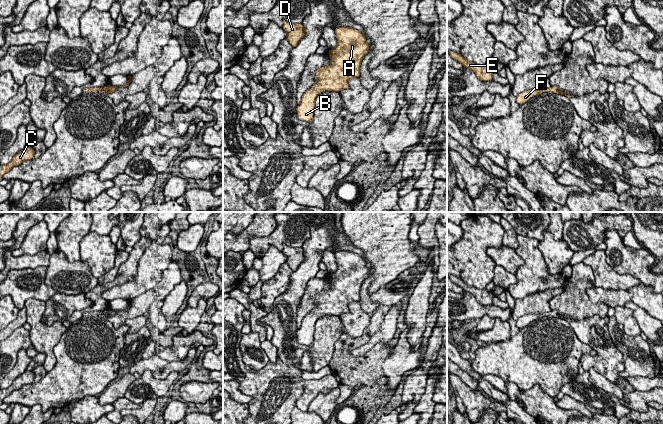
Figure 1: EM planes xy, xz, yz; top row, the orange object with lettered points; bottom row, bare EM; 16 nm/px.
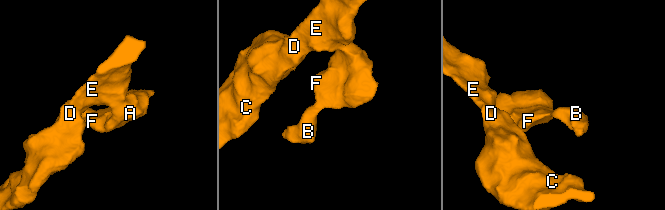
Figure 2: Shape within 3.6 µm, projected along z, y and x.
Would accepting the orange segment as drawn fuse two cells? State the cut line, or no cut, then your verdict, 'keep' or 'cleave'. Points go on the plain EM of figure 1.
no cut; keep

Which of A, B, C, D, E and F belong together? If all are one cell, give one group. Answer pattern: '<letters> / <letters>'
A B C D E F

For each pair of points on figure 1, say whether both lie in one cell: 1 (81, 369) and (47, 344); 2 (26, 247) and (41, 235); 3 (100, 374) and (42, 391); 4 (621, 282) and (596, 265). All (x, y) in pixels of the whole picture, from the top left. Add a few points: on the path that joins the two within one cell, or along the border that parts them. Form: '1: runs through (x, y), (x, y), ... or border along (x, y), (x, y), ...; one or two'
1: border along (65, 328), (54, 347), (56, 363), (47, 371); two
2: runs through (30, 245), (37, 238); one
3: runs through (86, 374), (76, 374), (56, 390); one
4: runs through (615, 281), (611, 280), (602, 271); one

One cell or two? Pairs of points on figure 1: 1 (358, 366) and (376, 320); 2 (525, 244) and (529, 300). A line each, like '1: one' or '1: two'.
1: one
2: two

